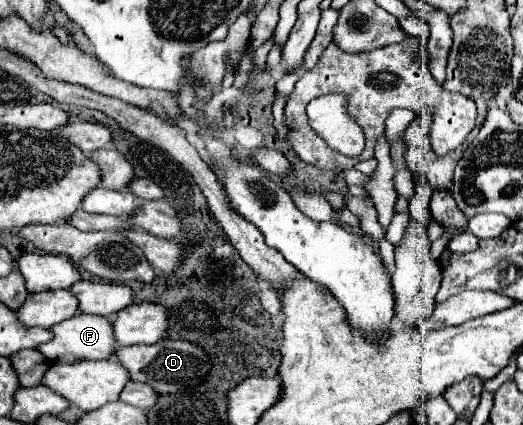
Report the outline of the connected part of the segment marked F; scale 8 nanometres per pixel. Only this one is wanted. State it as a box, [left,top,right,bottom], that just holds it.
[38,315,116,363]

